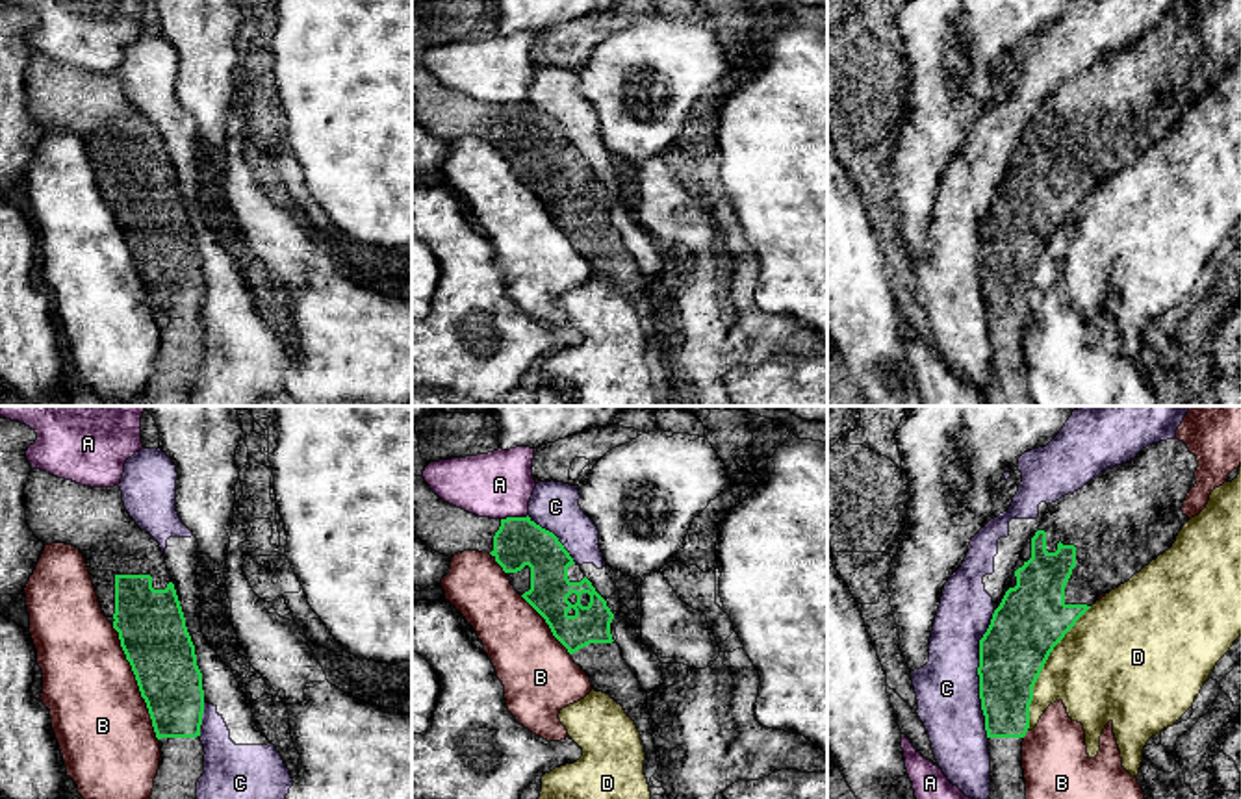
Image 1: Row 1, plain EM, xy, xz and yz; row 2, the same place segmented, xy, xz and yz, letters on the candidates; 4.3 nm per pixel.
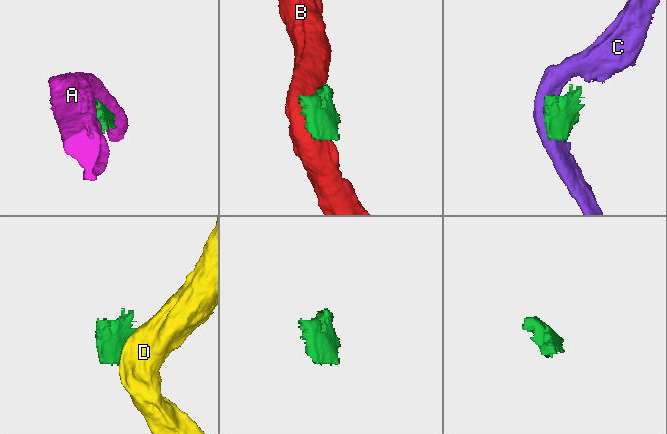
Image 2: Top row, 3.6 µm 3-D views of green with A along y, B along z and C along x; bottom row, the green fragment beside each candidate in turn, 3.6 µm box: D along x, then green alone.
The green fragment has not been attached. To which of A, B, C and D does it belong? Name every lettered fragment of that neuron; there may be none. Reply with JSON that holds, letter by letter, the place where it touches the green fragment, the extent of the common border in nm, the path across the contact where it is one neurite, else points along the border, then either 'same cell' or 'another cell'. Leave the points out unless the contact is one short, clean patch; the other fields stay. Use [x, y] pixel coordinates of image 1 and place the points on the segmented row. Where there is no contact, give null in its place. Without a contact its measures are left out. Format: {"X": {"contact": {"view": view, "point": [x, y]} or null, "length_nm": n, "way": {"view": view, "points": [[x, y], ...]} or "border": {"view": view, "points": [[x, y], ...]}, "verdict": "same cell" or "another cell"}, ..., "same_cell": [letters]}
{"A": {"contact": {"view": "xz", "point": [514, 518]}, "length_nm": 120, "verdict": "another cell"}, "B": {"contact": {"view": "xy", "point": [138, 683]}, "length_nm": 550, "verdict": "another cell"}, "C": {"contact": {"view": "yz", "point": [978, 673]}, "length_nm": 550, "verdict": "another cell"}, "D": {"contact": {"view": "yz", "point": [1043, 666]}, "length_nm": 600, "verdict": "another cell"}, "same_cell": []}

